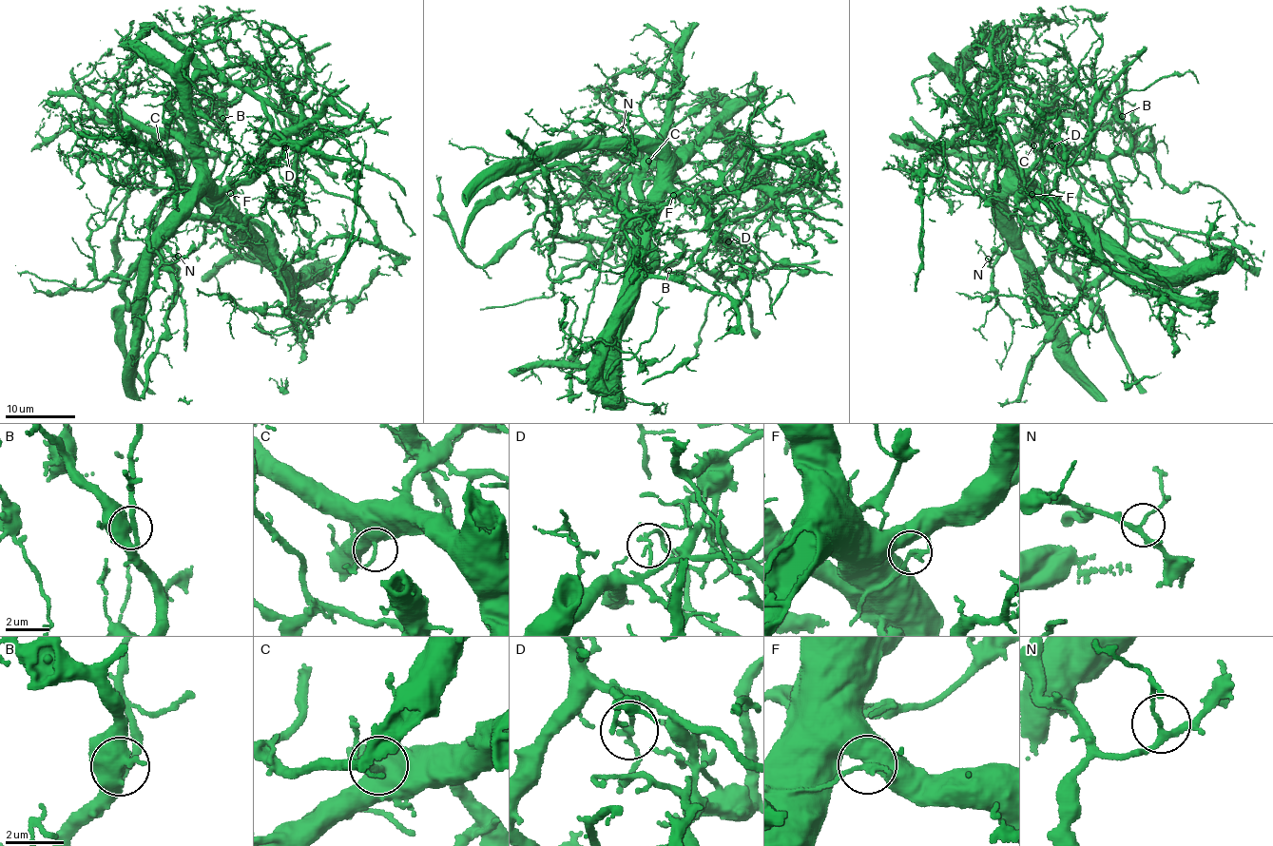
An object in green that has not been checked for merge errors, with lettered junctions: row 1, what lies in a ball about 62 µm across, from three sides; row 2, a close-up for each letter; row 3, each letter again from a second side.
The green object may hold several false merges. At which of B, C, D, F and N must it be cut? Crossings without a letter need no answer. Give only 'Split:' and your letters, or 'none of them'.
Split: D, F

